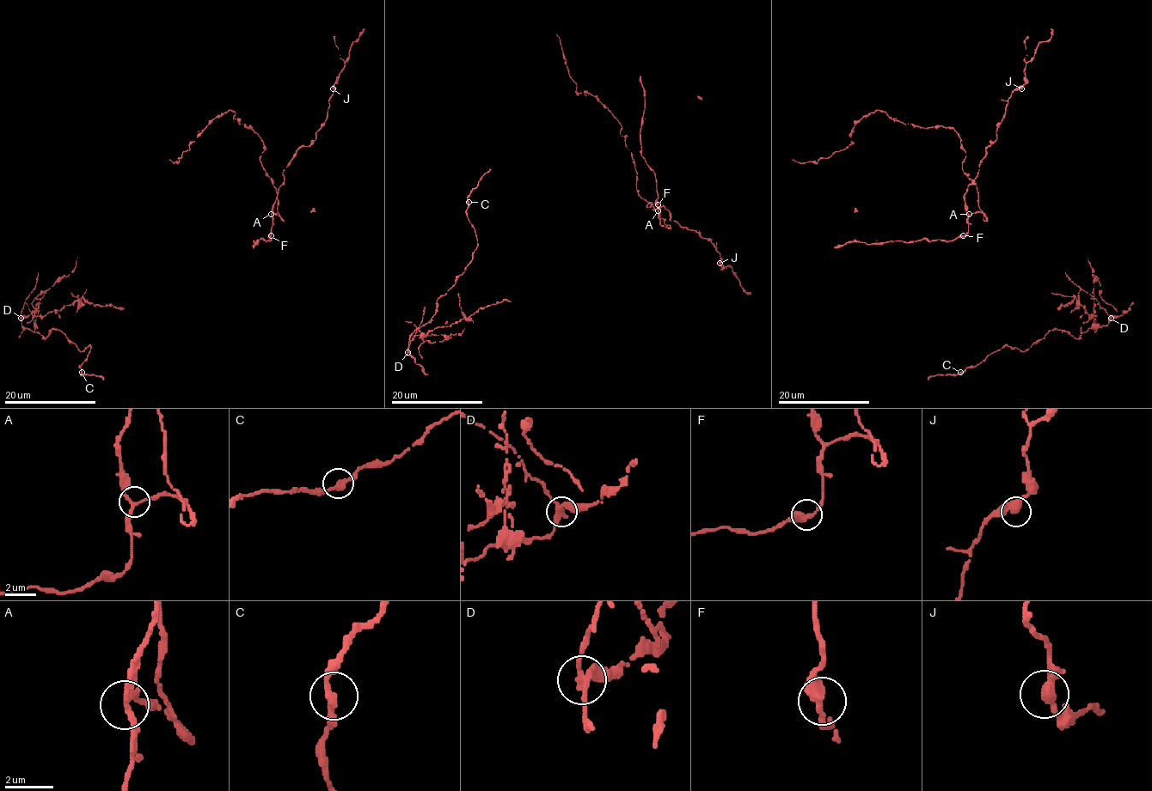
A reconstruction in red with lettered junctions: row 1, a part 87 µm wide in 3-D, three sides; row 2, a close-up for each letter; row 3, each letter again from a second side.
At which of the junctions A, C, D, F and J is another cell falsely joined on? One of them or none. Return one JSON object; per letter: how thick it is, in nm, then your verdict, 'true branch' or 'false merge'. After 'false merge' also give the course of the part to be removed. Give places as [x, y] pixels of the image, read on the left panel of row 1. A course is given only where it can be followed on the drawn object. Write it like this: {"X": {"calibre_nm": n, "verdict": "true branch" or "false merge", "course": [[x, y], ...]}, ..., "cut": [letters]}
{"A": {"calibre_nm": 200, "verdict": "true branch"}, "C": {"calibre_nm": 320, "verdict": "true branch"}, "D": {"calibre_nm": 320, "verdict": "false merge", "course": [[21, 318], [21, 309], [27, 304], [33, 315], [41, 316], [60, 311], [82, 297], [93, 304], [124, 308]]}, "F": {"calibre_nm": 360, "verdict": "true branch"}, "J": {"calibre_nm": 300, "verdict": "true branch"}, "cut": ["D"]}

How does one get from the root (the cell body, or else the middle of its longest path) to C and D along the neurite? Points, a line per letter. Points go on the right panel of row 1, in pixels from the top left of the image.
C: (1060, 308), (1075, 297), (1111, 319), (1077, 338), (1051, 329), (960, 372)
D: (1060, 308), (1075, 297), (1090, 316), (1094, 315), (1093, 308), (1099, 304), (1111, 318)

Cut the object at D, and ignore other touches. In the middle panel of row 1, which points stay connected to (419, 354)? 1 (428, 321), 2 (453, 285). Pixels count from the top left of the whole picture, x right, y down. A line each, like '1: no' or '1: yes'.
1: no
2: no

